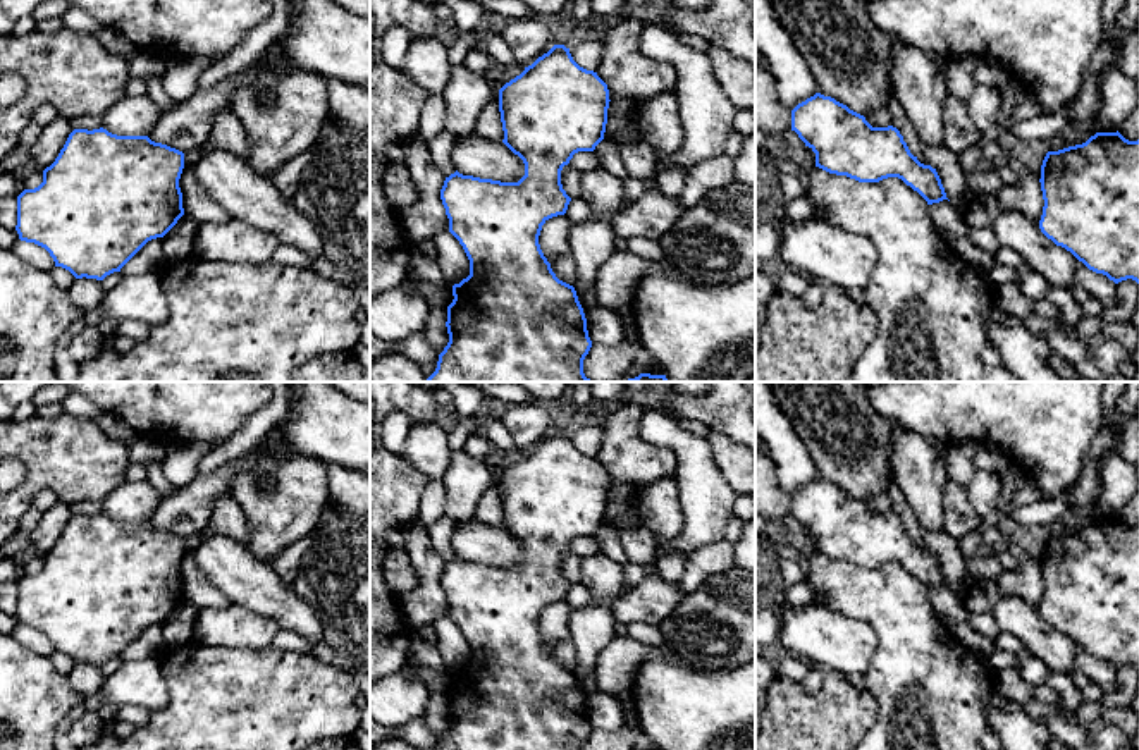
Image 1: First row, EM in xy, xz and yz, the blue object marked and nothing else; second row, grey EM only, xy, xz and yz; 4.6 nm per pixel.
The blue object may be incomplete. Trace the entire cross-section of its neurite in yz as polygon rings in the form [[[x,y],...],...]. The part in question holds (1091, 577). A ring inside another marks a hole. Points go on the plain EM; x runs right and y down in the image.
[[[1118,516],[1117,518],[1096,518],[1086,528],[1068,532],[1058,537],[1048,537],[1041,550],[1041,576],[1043,576],[1043,600],[1039,606],[1041,618],[1051,624],[1056,631],[1070,636],[1089,655],[1106,661],[1115,669],[1132,664],[1139,669],[1139,525],[1129,526]]]

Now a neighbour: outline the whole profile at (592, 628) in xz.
[[[602,552],[580,559],[580,583],[592,593],[594,604],[573,609],[568,619],[571,642],[576,647],[575,676],[585,704],[600,690],[597,683],[597,655],[613,640],[616,619],[613,604],[623,597],[623,564]]]

